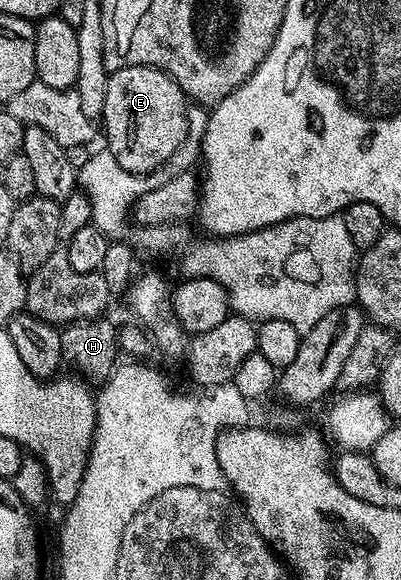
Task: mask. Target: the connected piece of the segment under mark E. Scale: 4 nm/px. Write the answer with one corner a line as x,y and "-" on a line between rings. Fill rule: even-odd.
128,66
108,75
108,90
104,90
104,110
100,124
106,127
105,147
116,158
116,162
124,170
146,178
149,172
166,164
178,152
178,147
186,140
186,104
188,97
180,90
180,86
166,72
148,66

